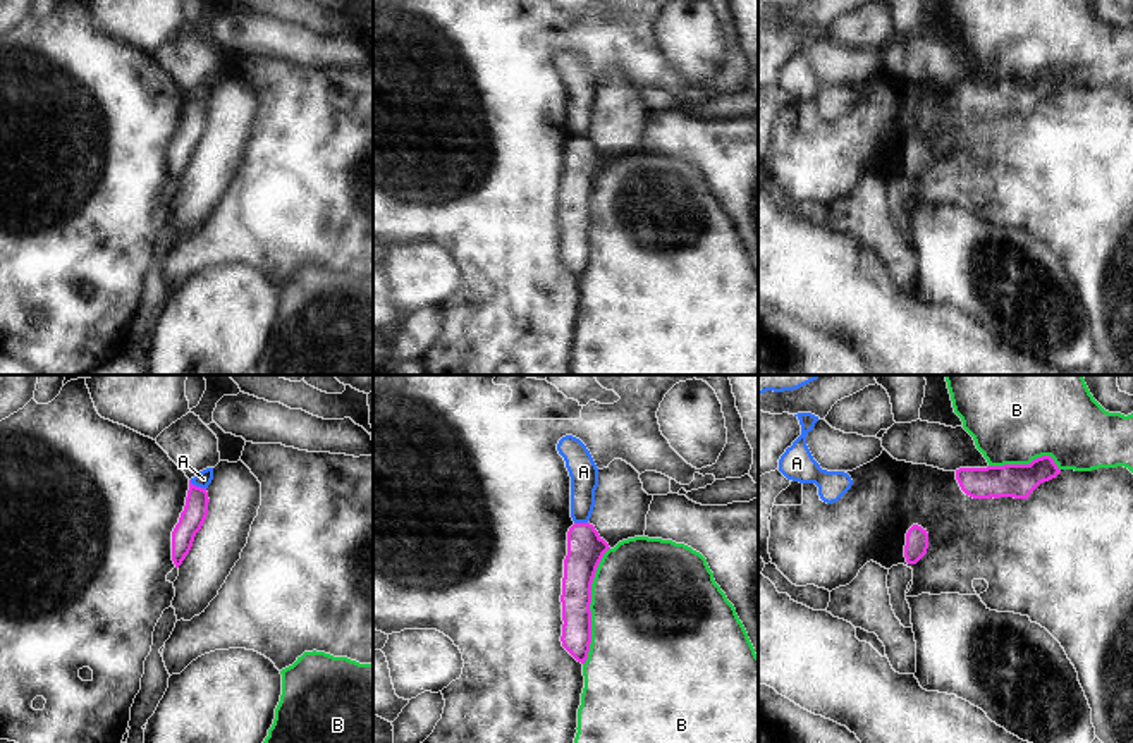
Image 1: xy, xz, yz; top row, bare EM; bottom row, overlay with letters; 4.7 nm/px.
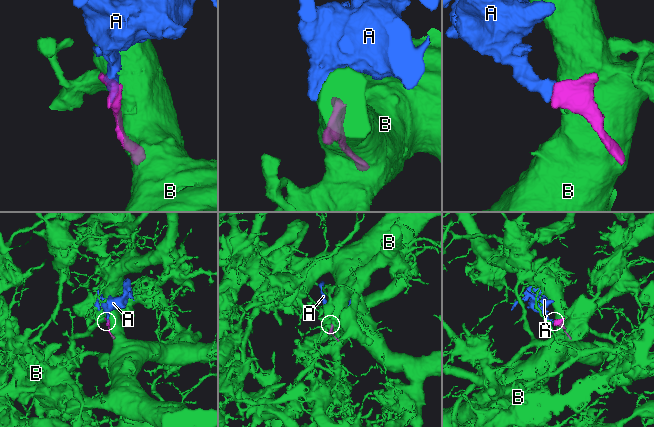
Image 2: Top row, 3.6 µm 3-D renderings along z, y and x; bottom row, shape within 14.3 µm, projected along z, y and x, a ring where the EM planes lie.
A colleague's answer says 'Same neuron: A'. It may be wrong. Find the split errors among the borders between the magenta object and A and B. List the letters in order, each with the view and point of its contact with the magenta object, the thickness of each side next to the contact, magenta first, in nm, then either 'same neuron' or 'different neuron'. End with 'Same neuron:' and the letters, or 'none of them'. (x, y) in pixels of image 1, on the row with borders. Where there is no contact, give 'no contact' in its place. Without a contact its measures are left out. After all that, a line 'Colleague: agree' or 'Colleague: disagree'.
A: contact xy (198, 487); calibres 120 and 80 nm; different neuron
B: contact xz (588, 606); calibres 160 and 480 nm; different neuron
Same neuron: none of them
Colleague: disagree

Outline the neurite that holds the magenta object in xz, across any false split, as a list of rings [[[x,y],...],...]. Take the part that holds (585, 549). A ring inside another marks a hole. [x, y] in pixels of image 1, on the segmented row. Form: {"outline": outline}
{"outline": [[[574,523],[567,531],[562,578],[562,647],[581,664],[591,643],[591,583],[609,543],[590,523]]]}

